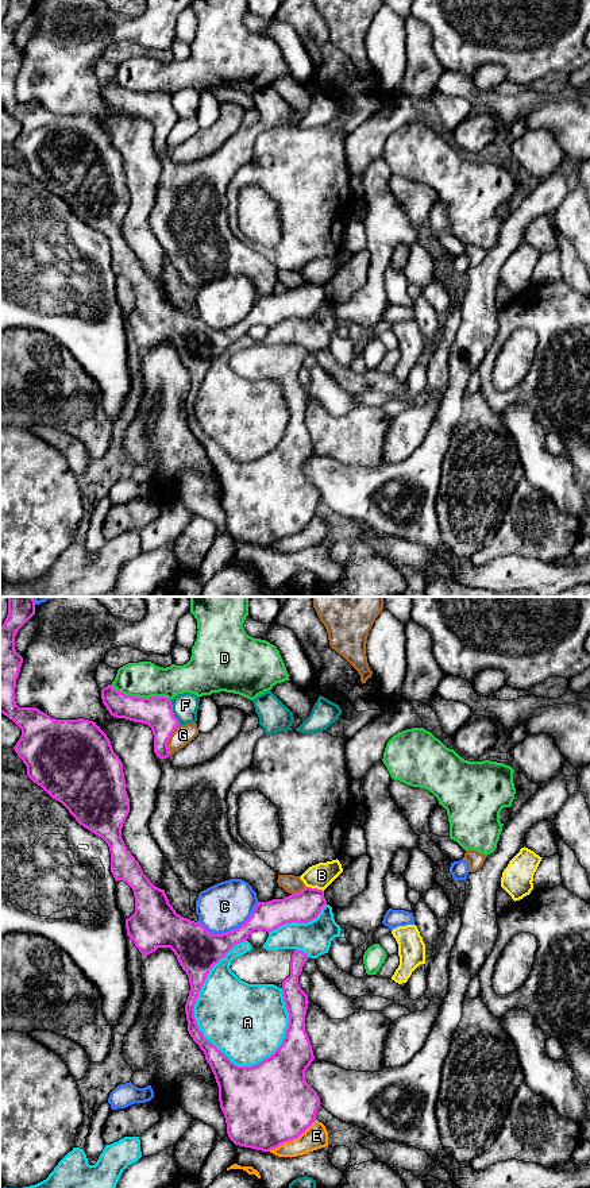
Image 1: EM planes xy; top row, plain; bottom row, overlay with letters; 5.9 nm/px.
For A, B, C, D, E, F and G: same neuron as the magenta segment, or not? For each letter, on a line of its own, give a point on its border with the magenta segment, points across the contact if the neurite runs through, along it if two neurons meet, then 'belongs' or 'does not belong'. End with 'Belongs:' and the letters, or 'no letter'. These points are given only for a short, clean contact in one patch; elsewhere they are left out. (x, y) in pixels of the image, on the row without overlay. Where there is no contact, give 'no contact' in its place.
A: meets magenta in xy at (195, 397); does not belong
B: meets magenta in xy at (315, 284); border along xy (307, 281), (323, 286); does not belong
C: meets magenta in xy at (231, 326); does not belong
D: meets magenta in xy at (141, 93); does not belong
E: meets magenta in xy at (292, 535); does not belong
F: meets magenta in xy at (172, 107); does not belong
G: meets magenta in xy at (169, 132); does not belong
Belongs: no letter

